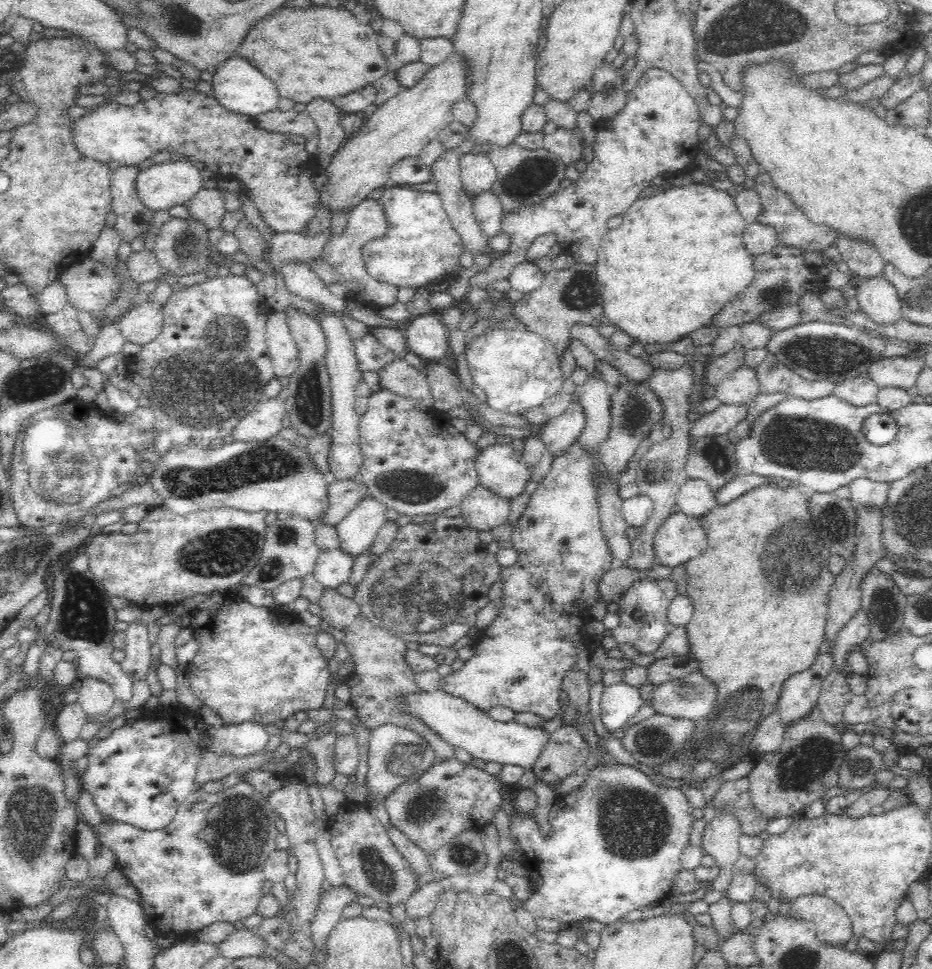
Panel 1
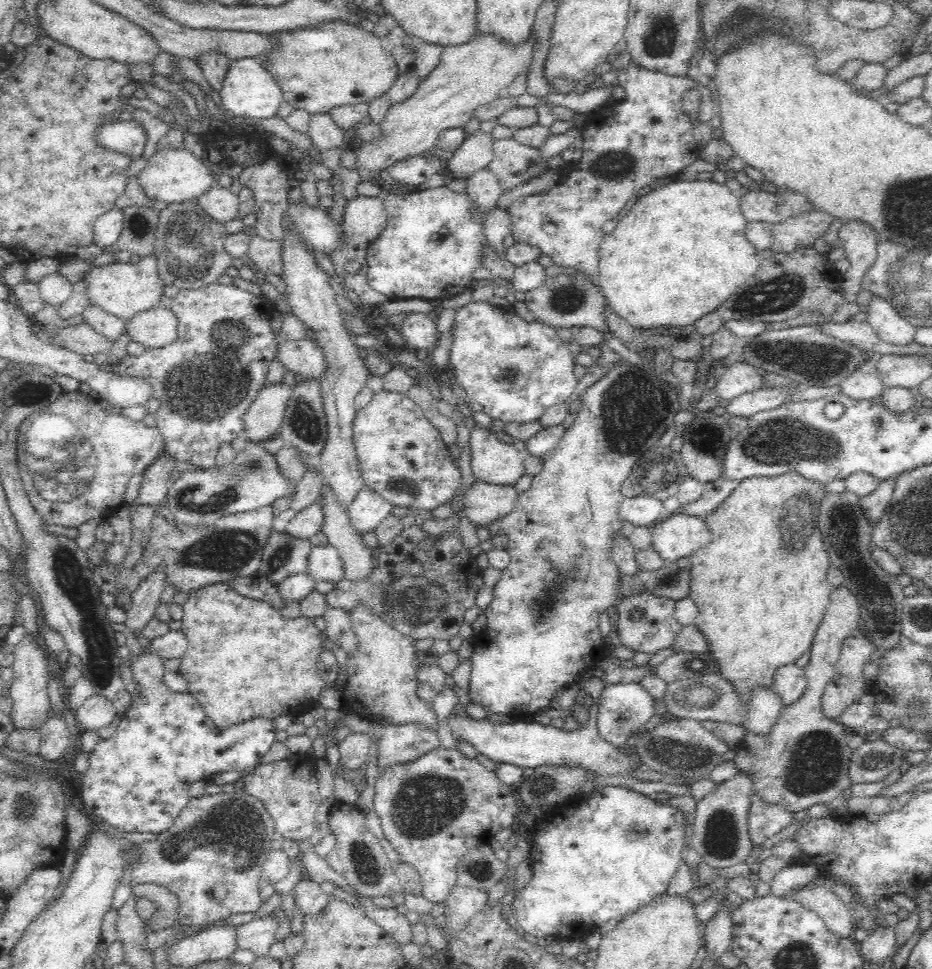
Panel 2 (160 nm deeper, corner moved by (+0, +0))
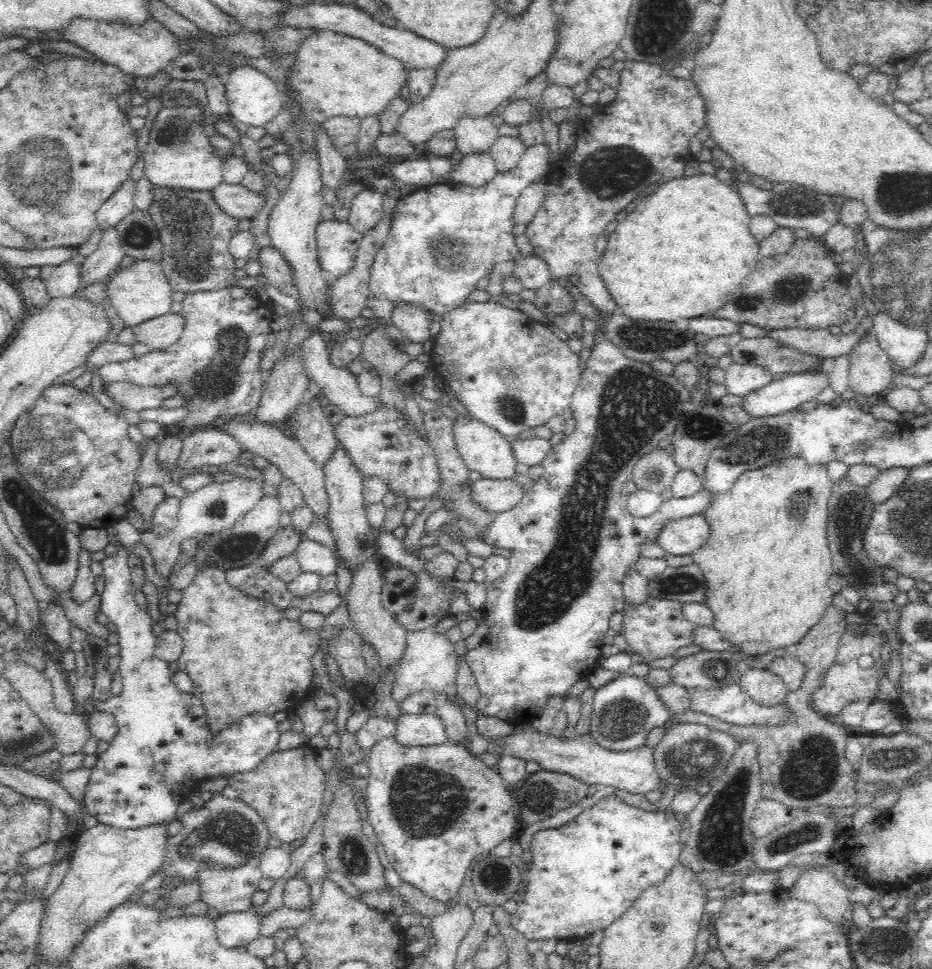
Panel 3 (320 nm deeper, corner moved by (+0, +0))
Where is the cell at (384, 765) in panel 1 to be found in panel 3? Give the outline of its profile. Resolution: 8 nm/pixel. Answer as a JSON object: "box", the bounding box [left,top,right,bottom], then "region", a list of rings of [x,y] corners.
{"box":[395,714,447,746],"region":[[[406,714],[397,718],[395,739],[404,746],[432,746],[447,742],[442,719],[436,714]]]}

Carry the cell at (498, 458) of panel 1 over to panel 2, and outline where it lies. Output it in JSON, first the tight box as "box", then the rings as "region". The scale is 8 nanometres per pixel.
{"box":[469,424,526,486],"region":[[[476,424],[469,442],[472,474],[477,480],[508,486],[526,474],[524,454],[499,440],[494,432]]]}

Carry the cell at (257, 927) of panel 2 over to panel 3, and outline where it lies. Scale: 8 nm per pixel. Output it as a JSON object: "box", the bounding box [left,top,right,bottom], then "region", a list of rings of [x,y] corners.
{"box":[260,906,314,937],"region":[[[314,906],[301,910],[291,910],[285,907],[276,911],[272,910],[269,915],[264,915],[264,918],[262,918],[260,937],[273,936],[276,930],[298,929],[300,926],[312,922],[313,910]]]}

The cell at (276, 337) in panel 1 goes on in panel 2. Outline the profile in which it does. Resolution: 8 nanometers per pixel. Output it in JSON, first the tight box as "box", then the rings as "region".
{"box":[277,335,326,382],"region":[[[312,335],[282,344],[277,350],[277,357],[286,372],[292,371],[298,378],[322,382],[326,374],[325,356]]]}

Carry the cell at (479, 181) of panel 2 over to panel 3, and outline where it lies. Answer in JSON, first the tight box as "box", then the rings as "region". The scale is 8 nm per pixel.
{"box":[451,150,497,187],"region":[[[489,150],[472,152],[464,154],[456,164],[451,174],[452,182],[472,187],[485,186],[495,178],[497,171]]]}

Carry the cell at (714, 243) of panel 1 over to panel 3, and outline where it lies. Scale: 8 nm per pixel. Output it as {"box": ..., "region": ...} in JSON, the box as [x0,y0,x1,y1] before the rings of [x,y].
{"box":[598,173,760,323],"region":[[[699,173],[664,182],[664,186],[646,196],[607,237],[607,247],[598,267],[618,311],[632,320],[679,323],[712,315],[729,301],[760,258],[759,241],[748,226],[750,219],[739,192],[714,175]]]}

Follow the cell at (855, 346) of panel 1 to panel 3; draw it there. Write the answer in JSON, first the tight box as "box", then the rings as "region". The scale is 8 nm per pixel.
{"box":[730,337,823,375],"region":[[[770,337],[745,338],[730,349],[732,362],[752,363],[768,369],[772,375],[800,373],[822,367],[823,361],[804,355],[792,347],[778,345]]]}

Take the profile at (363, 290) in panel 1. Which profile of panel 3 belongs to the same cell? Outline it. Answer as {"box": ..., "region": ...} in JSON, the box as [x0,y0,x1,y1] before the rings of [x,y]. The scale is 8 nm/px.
{"box":[347,188,384,233],"region":[[[367,188],[360,191],[351,200],[347,221],[354,230],[365,233],[374,228],[383,215],[384,198],[380,191]]]}

